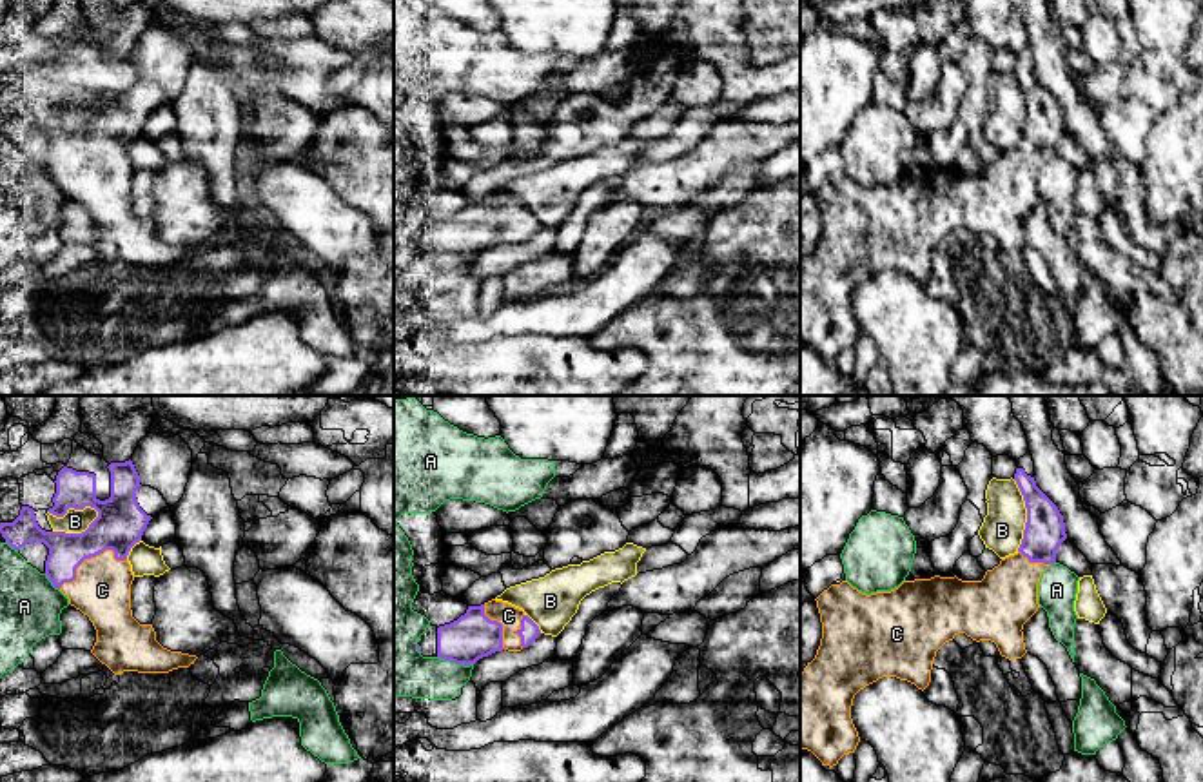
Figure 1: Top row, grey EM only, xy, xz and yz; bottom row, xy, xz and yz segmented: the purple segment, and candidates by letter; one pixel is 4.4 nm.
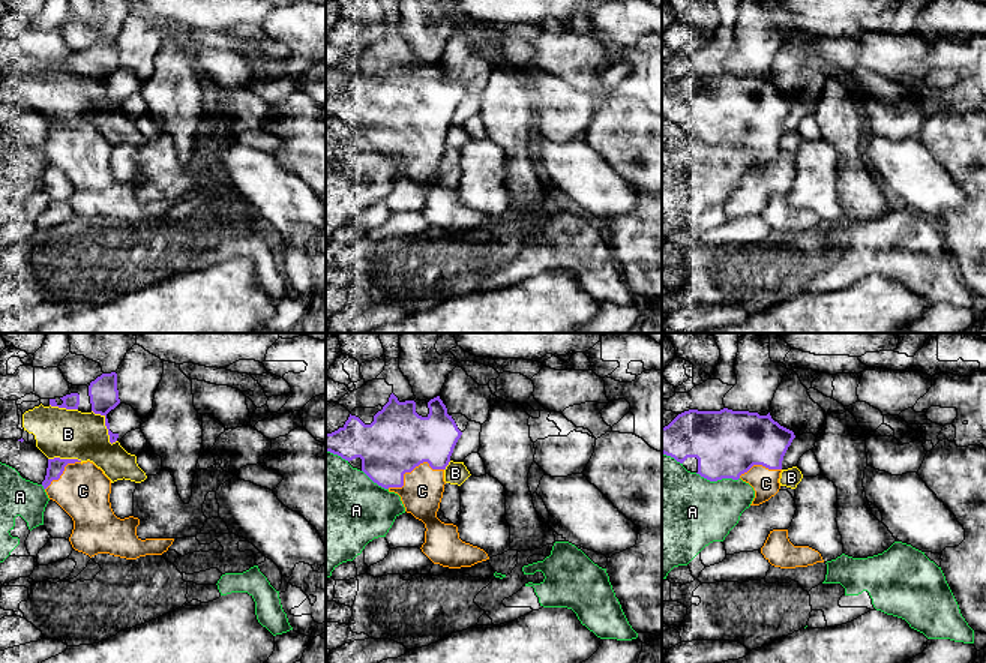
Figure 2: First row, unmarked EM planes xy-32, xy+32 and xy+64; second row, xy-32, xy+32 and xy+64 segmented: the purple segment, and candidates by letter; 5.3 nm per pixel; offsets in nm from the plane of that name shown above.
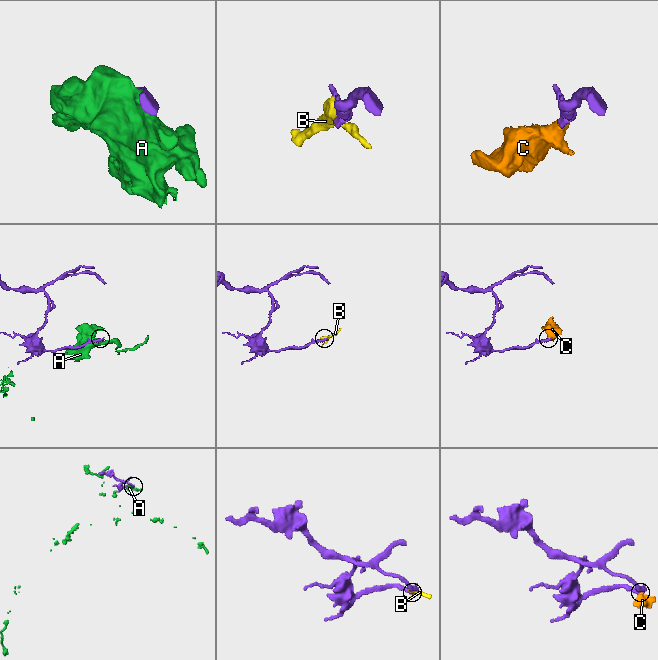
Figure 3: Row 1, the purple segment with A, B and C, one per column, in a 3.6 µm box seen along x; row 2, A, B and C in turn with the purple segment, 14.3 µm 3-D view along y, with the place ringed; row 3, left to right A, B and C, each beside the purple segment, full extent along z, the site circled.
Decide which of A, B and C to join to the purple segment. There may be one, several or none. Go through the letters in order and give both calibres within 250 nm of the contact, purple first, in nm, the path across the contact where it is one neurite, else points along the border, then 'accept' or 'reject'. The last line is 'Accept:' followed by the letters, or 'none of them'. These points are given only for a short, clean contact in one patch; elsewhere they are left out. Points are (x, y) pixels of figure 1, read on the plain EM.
A: 200/220 nm | reject
B: 220/110 nm | along xy (48, 104), (62, 109), (69, 102), (91, 100), (98, 109) | reject
C: 220/260 nm | across xy (120, 117), (89, 151), (102, 184) | accept
Accept: C

